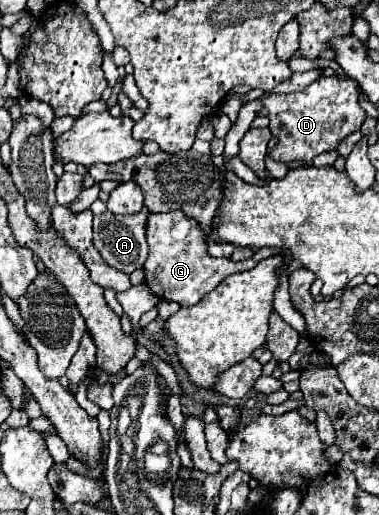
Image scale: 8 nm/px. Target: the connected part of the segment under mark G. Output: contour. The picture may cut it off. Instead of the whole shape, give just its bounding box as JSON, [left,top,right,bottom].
[144,210,282,306]

